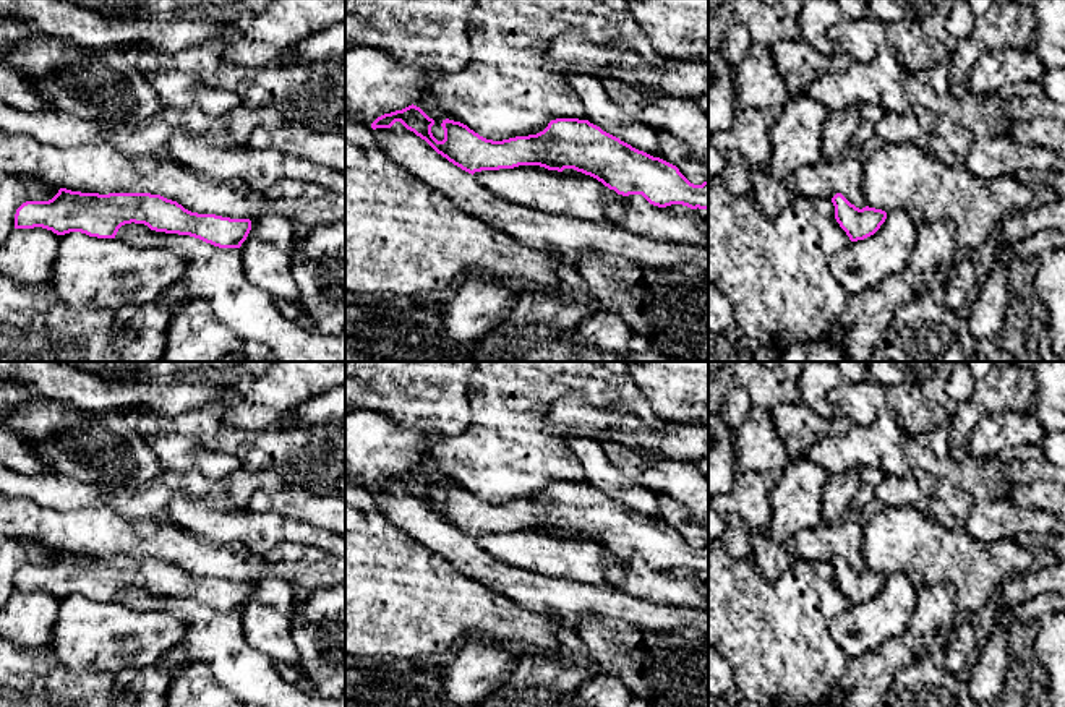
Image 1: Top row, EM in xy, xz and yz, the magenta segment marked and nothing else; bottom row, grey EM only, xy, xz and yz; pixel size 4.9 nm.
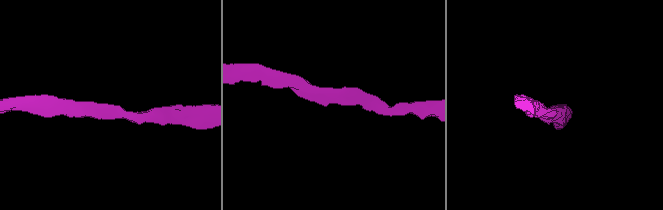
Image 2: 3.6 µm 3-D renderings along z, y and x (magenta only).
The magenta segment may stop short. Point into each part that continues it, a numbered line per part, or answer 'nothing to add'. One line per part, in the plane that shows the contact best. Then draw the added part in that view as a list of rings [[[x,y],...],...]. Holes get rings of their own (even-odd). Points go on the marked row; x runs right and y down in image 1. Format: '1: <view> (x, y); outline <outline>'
nothing to add

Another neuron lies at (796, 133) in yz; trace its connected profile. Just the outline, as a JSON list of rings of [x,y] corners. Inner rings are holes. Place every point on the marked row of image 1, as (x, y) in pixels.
[[[807,91],[791,94],[786,105],[773,114],[768,165],[773,178],[791,178],[799,167],[814,165],[823,159],[822,131],[830,112],[823,101]]]

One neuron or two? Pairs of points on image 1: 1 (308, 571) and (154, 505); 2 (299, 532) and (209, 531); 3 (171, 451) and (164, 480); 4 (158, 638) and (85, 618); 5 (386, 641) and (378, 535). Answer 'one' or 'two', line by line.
1: two
2: one
3: two
4: one
5: one

